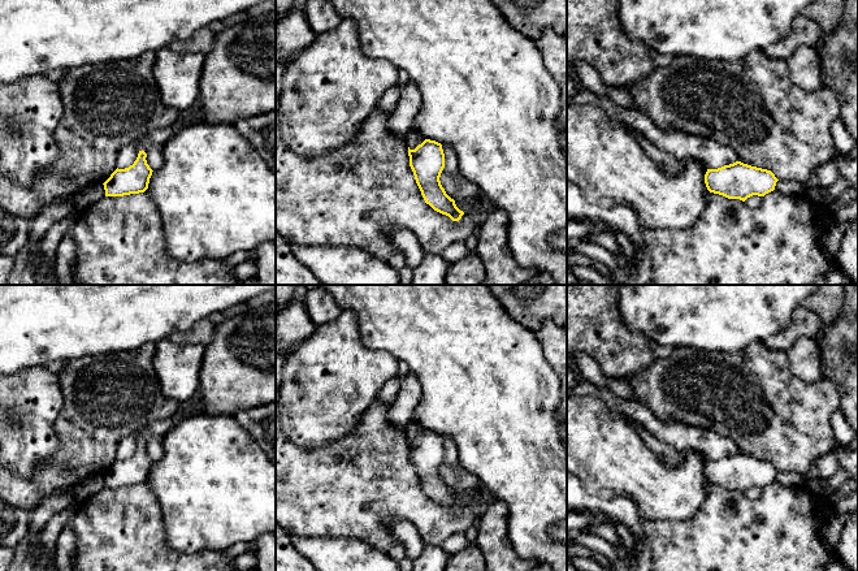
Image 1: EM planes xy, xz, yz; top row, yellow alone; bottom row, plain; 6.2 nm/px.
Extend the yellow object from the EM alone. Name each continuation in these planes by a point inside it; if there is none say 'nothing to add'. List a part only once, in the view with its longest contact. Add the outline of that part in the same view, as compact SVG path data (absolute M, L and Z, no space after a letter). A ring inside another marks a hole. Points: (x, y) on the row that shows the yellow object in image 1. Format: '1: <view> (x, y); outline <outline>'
nothing to add

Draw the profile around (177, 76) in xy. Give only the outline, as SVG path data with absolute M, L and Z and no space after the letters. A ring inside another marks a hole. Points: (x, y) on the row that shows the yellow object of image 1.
M169 47L157 52L153 77L165 105L182 112L199 100L204 61L205 55L196 52L177 53Z

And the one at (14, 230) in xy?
M0 207L0 255L16 258L30 242L31 222Z

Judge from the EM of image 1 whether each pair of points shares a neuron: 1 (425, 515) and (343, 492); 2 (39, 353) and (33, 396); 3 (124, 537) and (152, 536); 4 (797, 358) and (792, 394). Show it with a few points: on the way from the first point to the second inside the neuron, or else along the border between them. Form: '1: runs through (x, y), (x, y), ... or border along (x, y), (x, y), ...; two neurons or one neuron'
1: runs through (404, 497), (398, 492), (364, 492); one neuron
2: border along (44, 366), (22, 368), (13, 375); two neurons
3: runs through (130, 536), (146, 536); one neuron
4: border along (785, 353), (789, 370), (802, 380), (823, 377); two neurons

